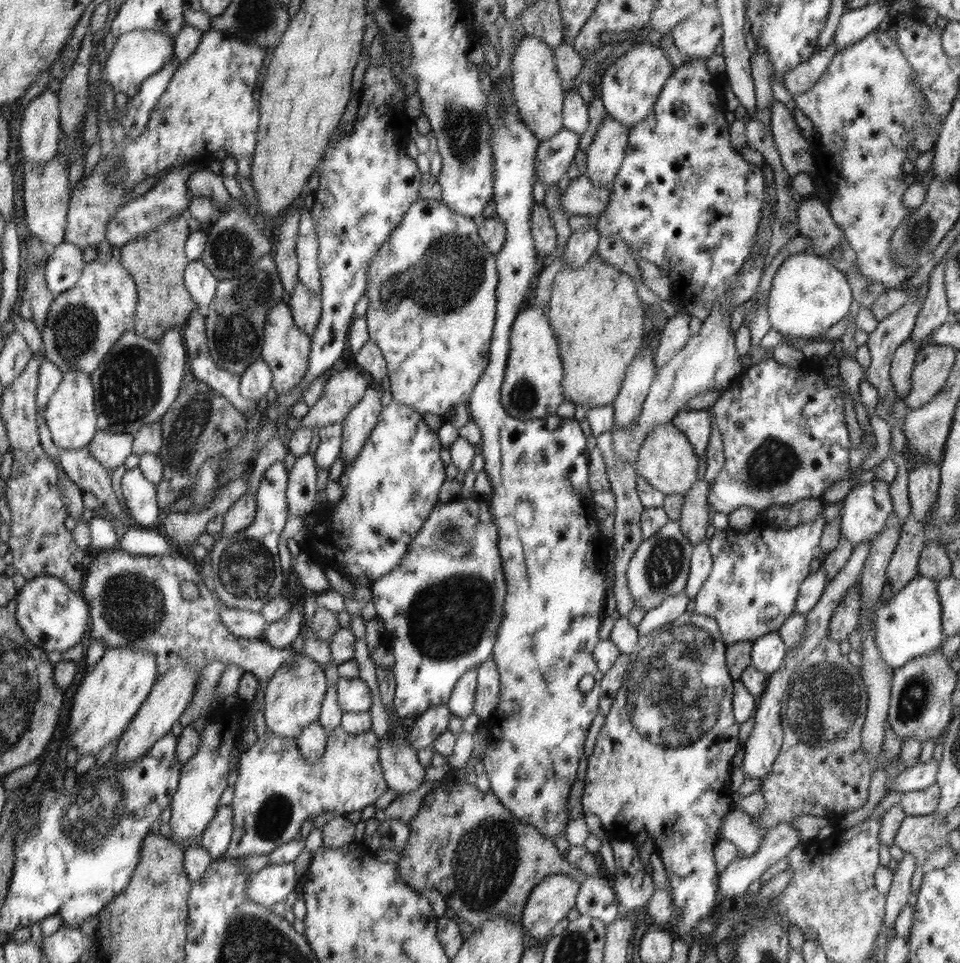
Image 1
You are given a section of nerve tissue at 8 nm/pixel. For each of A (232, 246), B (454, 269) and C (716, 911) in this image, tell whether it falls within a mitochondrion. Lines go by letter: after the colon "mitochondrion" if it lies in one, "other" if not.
A: mitochondrion
B: mitochondrion
C: other

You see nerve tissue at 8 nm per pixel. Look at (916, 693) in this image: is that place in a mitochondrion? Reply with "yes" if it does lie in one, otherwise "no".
yes

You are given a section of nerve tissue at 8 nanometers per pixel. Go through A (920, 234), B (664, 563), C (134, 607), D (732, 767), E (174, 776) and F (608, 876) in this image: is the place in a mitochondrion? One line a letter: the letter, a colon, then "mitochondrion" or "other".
A: mitochondrion
B: mitochondrion
C: mitochondrion
D: other
E: other
F: other

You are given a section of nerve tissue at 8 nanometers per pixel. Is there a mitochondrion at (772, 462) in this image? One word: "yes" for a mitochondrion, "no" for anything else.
yes

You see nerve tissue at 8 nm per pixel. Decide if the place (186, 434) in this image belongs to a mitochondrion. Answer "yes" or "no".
yes

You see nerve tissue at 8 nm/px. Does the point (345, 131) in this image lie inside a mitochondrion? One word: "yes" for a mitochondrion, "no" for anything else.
no

